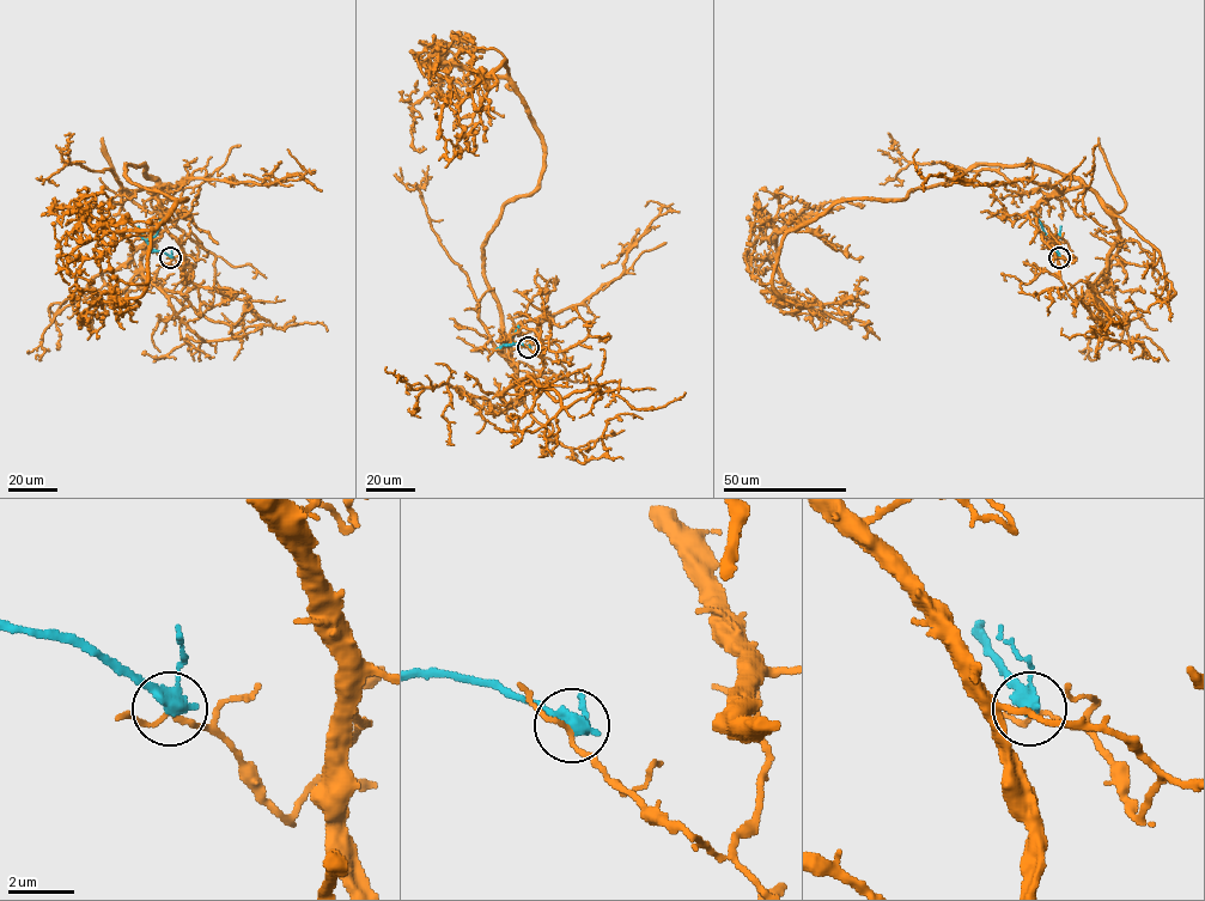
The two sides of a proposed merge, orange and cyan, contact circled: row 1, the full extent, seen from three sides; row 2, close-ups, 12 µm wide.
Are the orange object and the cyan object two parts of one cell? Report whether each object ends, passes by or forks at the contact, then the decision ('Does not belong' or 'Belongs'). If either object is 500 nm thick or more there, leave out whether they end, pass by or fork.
At the ring orange passes by. At the ring cyan passes by. Does not belong

